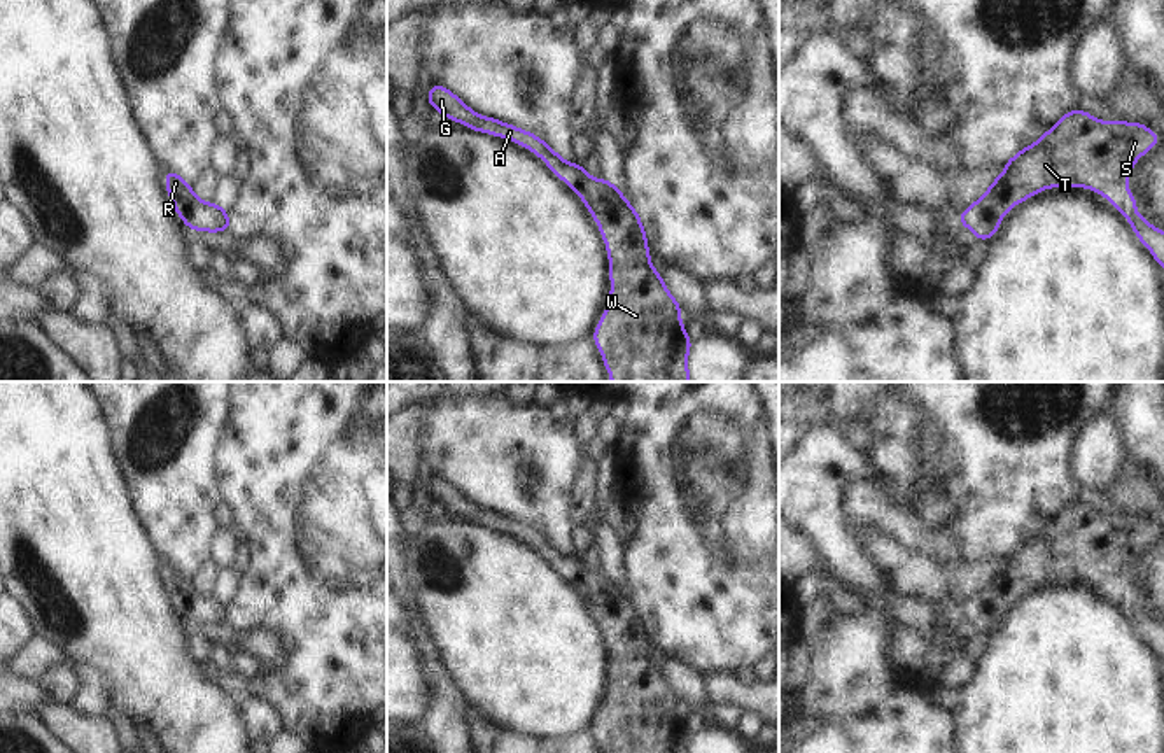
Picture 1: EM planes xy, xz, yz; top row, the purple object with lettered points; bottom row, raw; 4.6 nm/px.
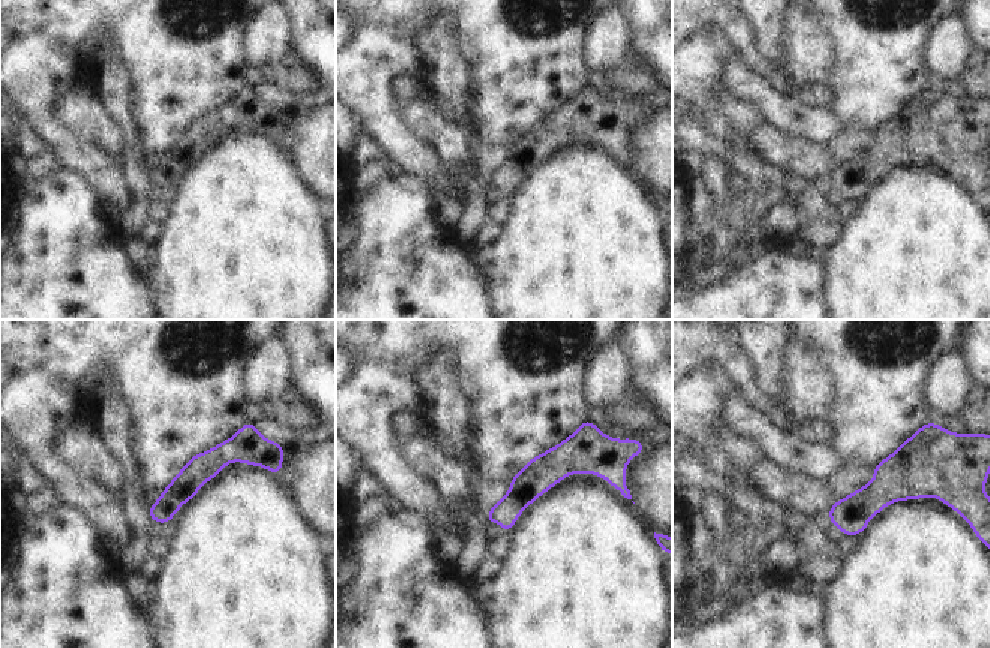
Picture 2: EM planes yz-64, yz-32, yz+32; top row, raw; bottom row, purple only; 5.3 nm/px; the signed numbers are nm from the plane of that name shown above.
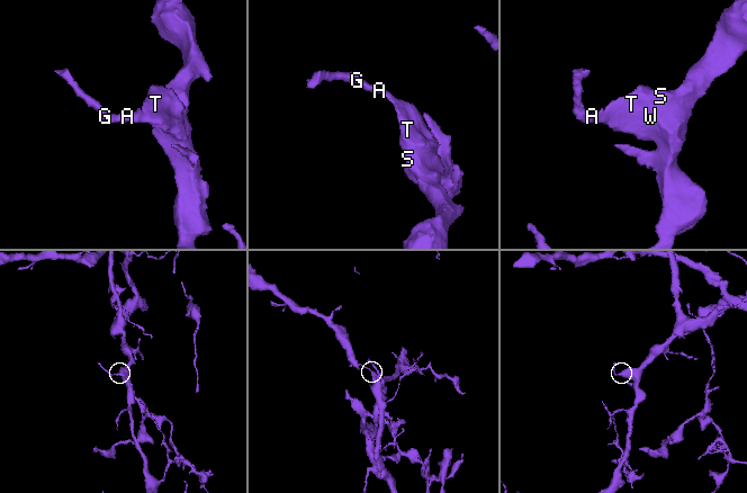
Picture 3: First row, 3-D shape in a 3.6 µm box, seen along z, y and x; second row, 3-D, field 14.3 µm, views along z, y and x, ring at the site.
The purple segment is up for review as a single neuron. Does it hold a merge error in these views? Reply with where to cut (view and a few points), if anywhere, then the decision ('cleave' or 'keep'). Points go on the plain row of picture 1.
cut none; keep

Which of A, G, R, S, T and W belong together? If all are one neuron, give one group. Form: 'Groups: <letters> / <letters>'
Groups: A G R S T W

